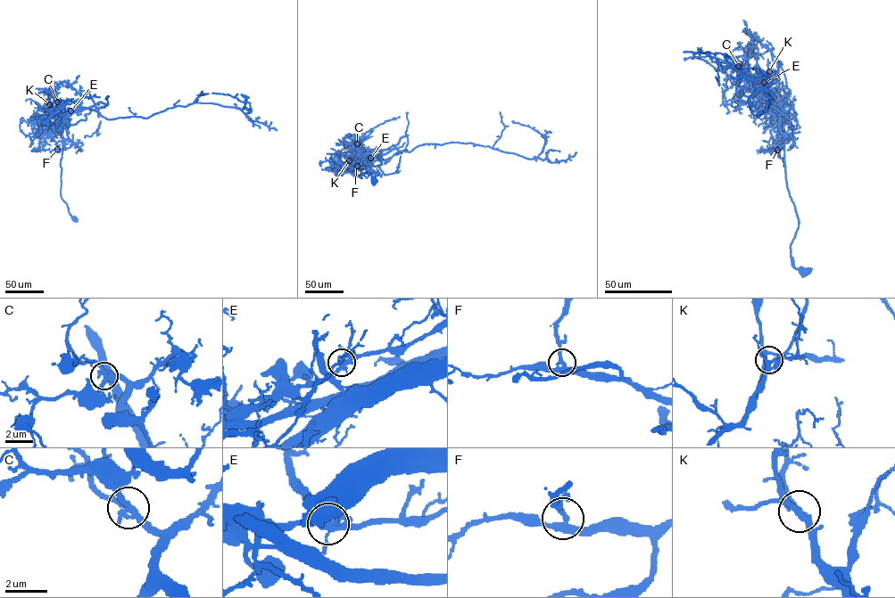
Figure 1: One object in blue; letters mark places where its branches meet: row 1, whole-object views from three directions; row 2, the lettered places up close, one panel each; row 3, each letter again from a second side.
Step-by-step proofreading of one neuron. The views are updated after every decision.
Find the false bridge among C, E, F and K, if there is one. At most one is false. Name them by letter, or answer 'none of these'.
E

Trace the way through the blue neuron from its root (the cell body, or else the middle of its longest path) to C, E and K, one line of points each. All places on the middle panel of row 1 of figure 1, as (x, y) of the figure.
C: (375, 180), (367, 173), (360, 177), (363, 166), (359, 160), (360, 148), (357, 143)
E: (375, 180), (367, 173), (360, 177), (363, 166), (360, 161), (370, 158)
K: (375, 180), (367, 173), (360, 177), (363, 166), (359, 155), (349, 160)

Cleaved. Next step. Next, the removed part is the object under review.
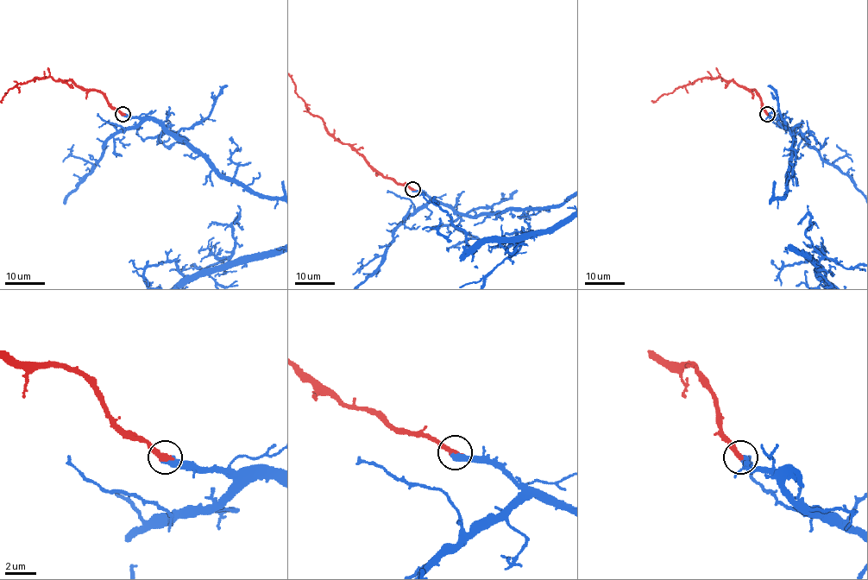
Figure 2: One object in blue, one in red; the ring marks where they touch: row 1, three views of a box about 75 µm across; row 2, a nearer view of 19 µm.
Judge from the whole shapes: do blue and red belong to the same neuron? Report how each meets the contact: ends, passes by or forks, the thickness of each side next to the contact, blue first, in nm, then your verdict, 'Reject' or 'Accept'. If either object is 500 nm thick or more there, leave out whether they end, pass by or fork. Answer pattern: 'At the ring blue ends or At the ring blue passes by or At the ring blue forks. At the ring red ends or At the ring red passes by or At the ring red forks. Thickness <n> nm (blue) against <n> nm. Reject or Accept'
At the ring blue ends. At the ring red ends. Thickness 480 nm (blue) against 360 nm. Accept

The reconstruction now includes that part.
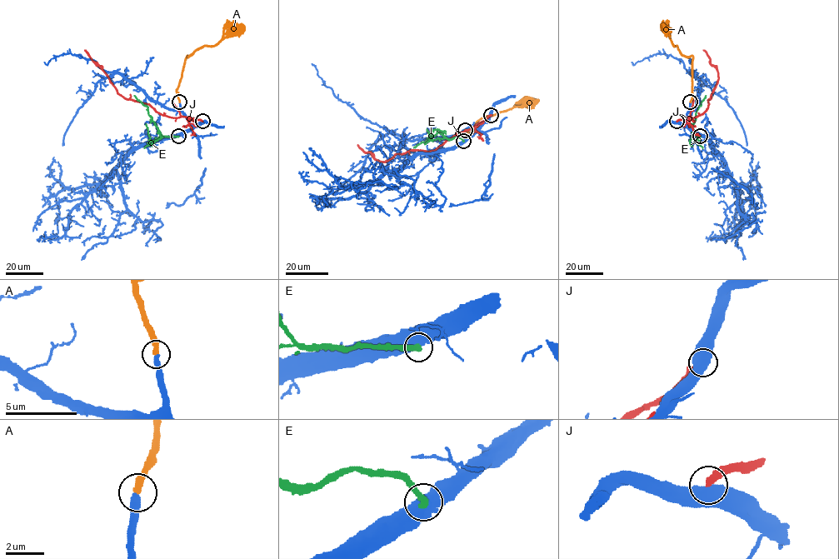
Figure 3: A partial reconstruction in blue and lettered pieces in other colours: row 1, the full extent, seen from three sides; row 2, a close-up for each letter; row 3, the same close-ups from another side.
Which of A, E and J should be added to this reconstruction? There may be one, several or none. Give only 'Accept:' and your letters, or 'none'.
Accept: A

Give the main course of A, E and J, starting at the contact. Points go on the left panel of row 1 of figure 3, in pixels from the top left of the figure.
A: (179, 102), (177, 88), (186, 57), (205, 46), (217, 45), (225, 37), (235, 36), (245, 27)
E: (178, 137), (163, 137), (148, 113), (147, 107), (134, 95)
J: (202, 122), (182, 116), (169, 117), (148, 104), (124, 98), (85, 50)

